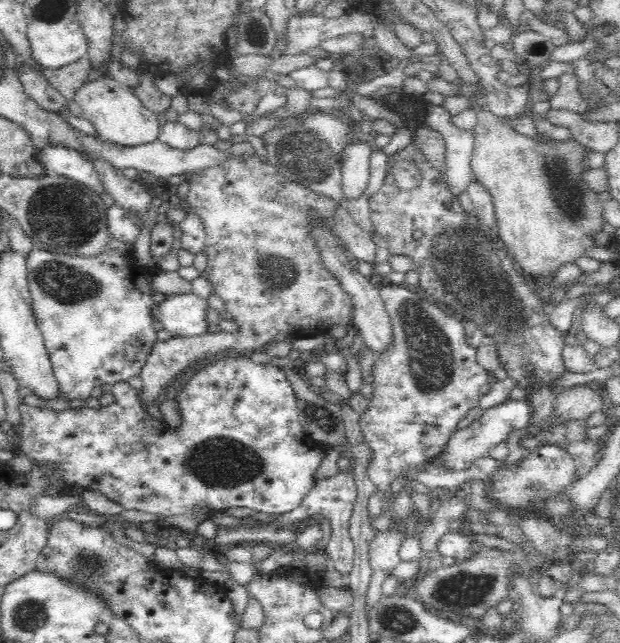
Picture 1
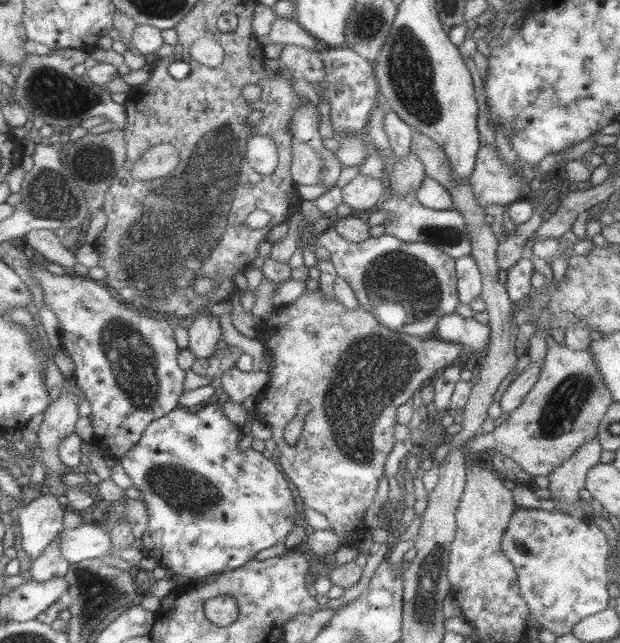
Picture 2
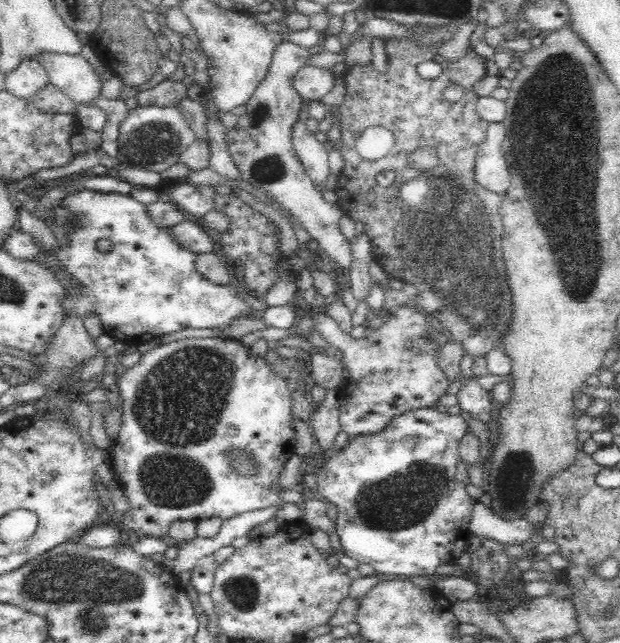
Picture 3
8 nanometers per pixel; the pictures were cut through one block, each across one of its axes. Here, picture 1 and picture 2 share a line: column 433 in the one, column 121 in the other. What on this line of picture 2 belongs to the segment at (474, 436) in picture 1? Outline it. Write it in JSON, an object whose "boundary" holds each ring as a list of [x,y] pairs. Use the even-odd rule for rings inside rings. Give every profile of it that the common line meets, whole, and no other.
{"boundary":[[[206,403],[197,409],[179,406],[167,416],[153,420],[139,444],[119,460],[143,494],[142,502],[148,509],[141,551],[171,570],[170,576],[195,580],[241,568],[261,550],[285,540],[296,527],[297,500],[291,480],[275,462],[263,456],[263,451],[252,447],[241,451],[239,442],[243,437],[243,426],[231,422],[219,403]]]}

